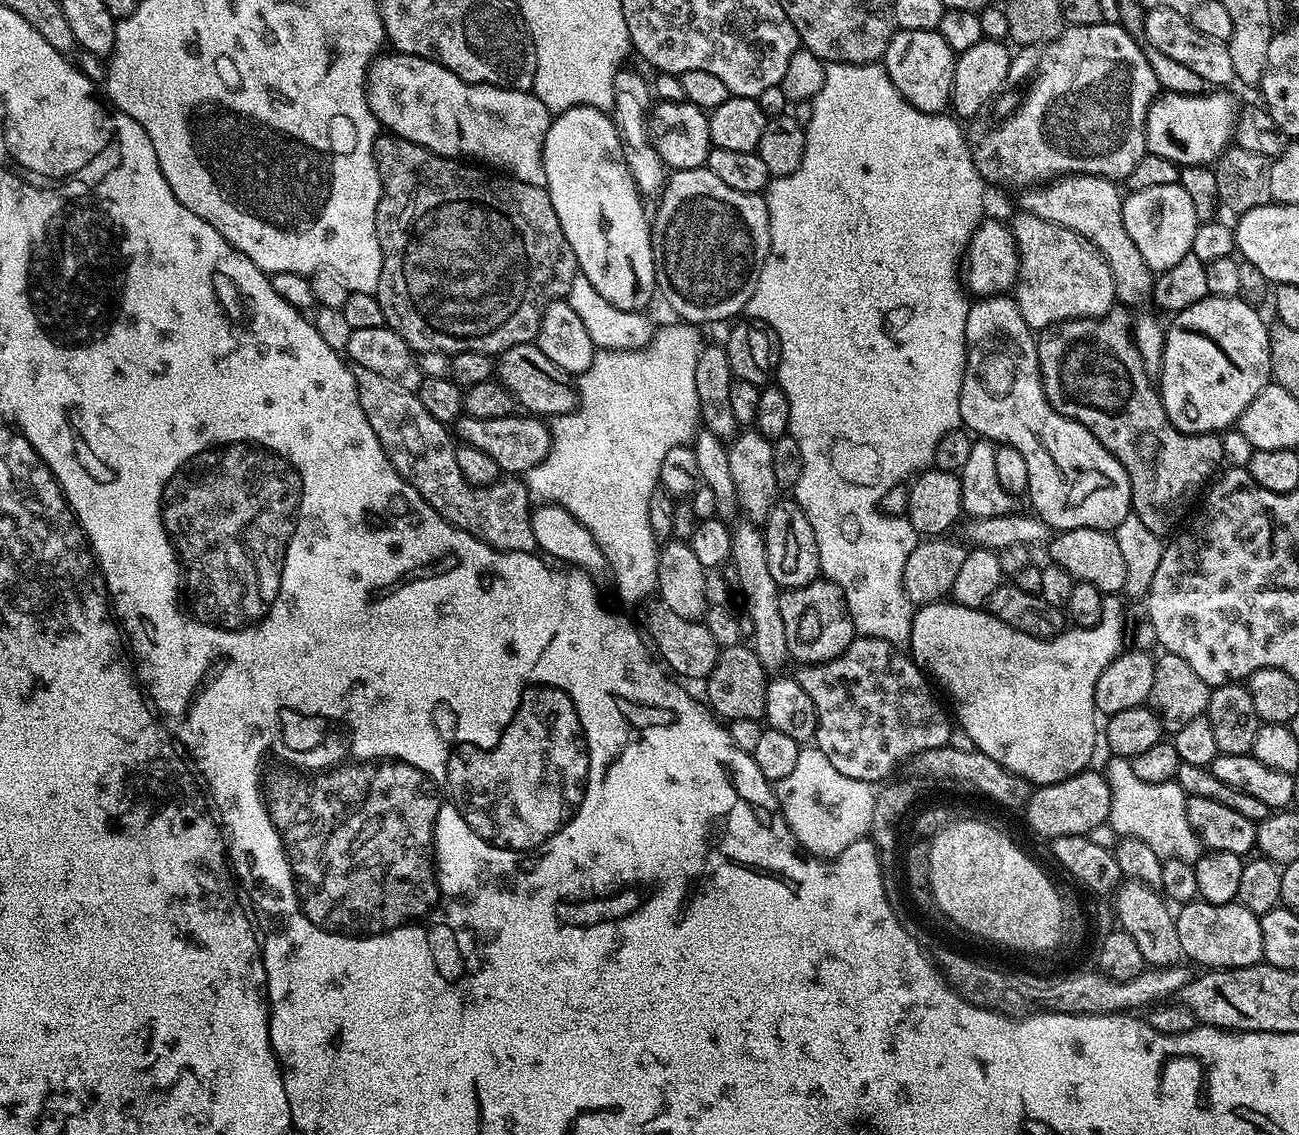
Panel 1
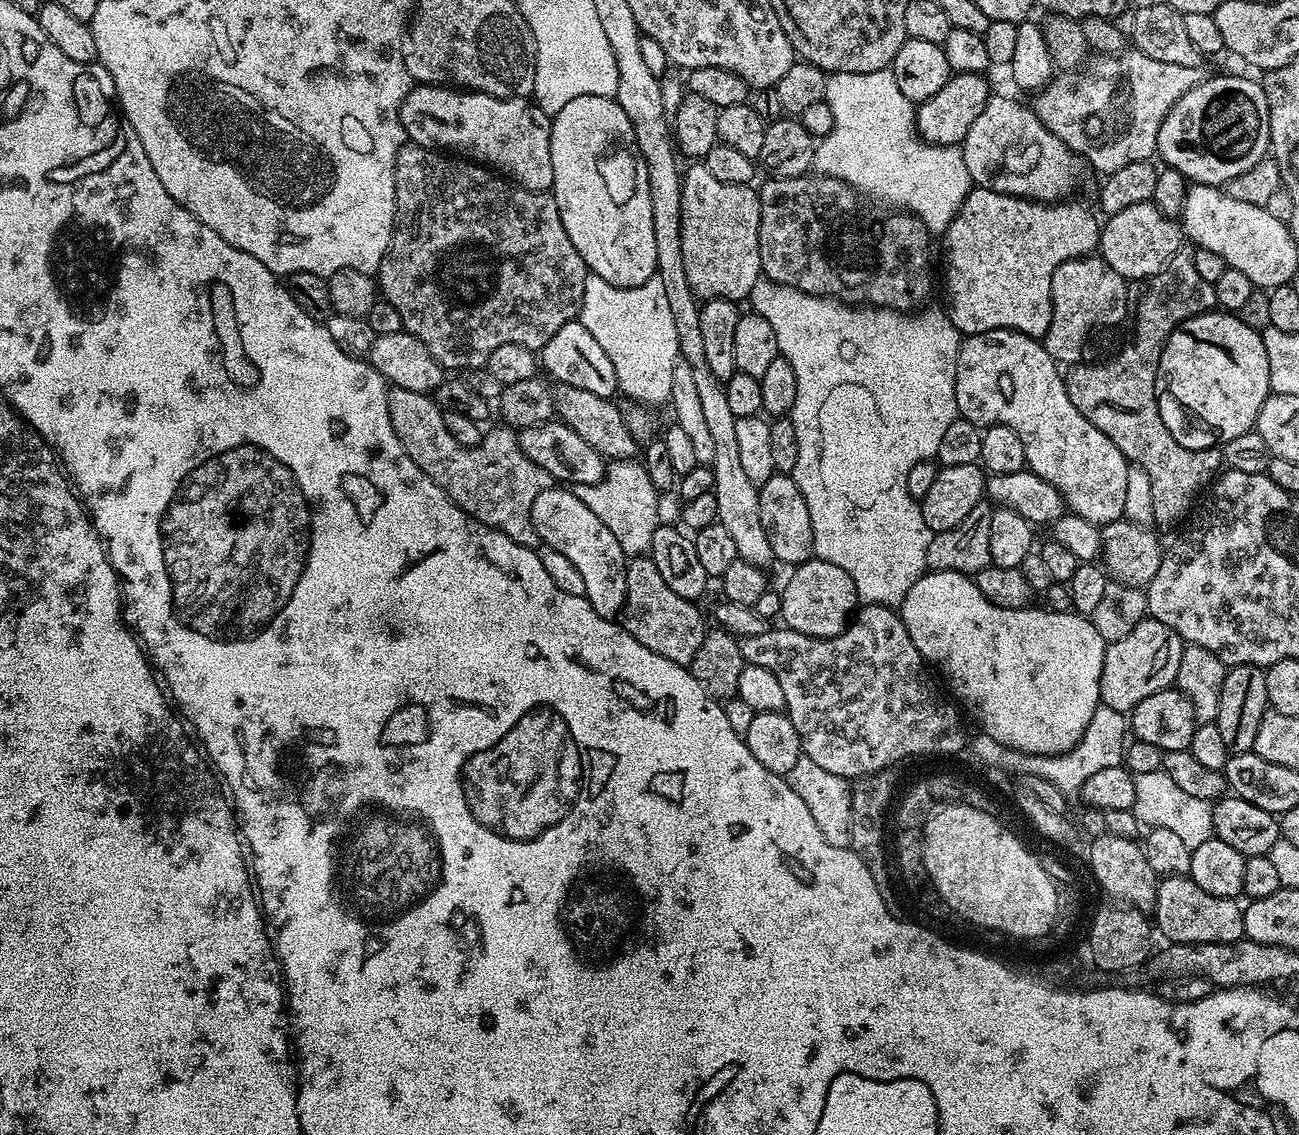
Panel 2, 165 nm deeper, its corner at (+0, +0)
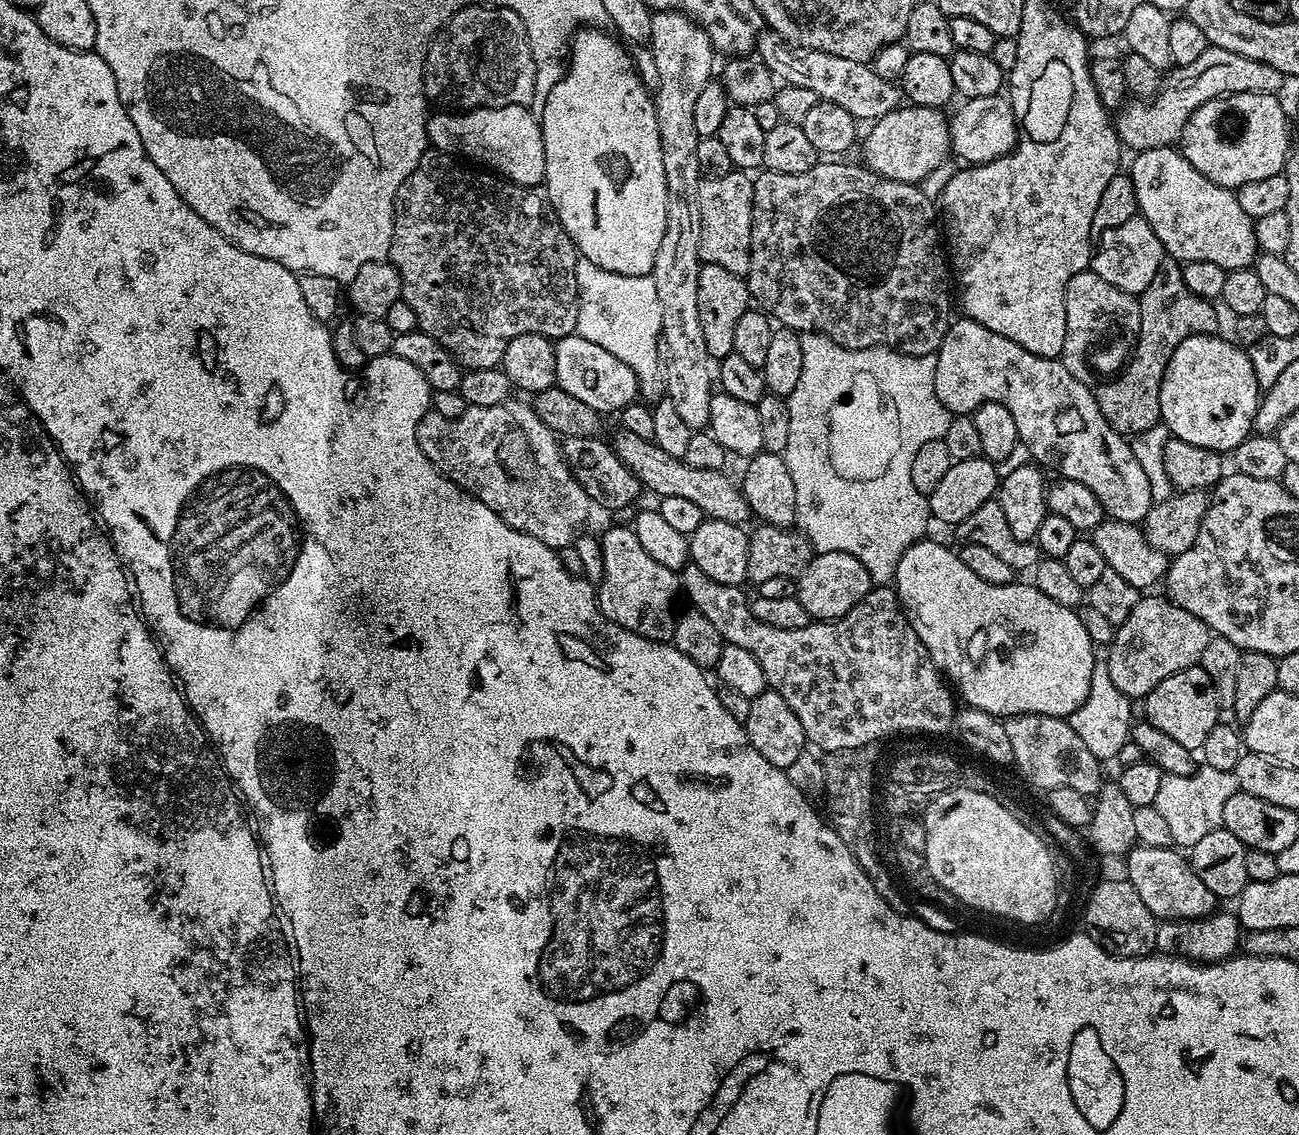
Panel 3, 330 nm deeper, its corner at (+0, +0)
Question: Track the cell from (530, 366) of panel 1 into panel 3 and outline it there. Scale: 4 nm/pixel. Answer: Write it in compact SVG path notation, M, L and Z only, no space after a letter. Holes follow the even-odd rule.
M620 428L617 436L610 440L612 450L626 467L640 479L641 485L648 488L656 498L686 498L695 502L698 510L702 510L709 520L721 520L731 524L747 525L750 520L748 503L744 497L741 485L728 477L727 471L697 470L685 460L674 458L674 454L666 454L656 444L655 440L647 440L638 434L630 434L630 430Z

